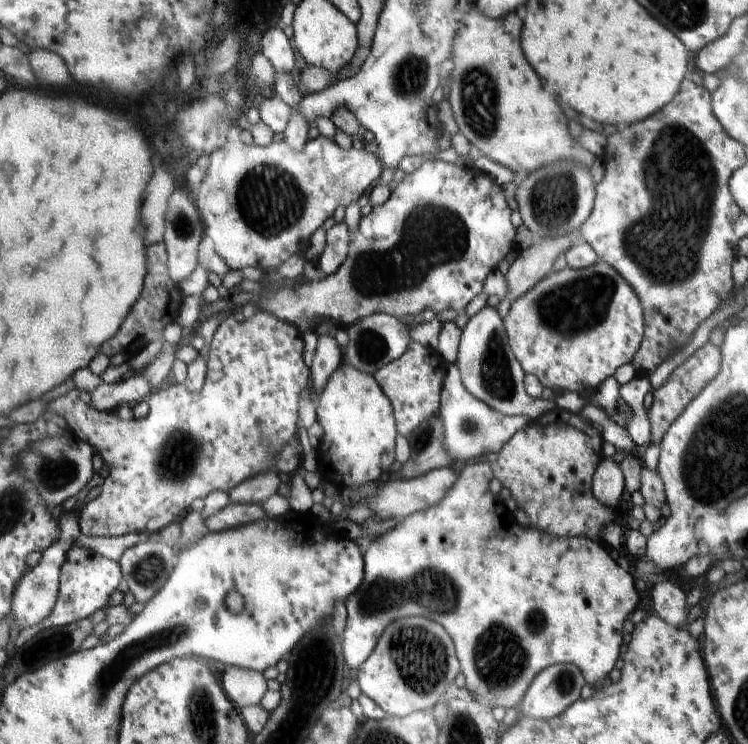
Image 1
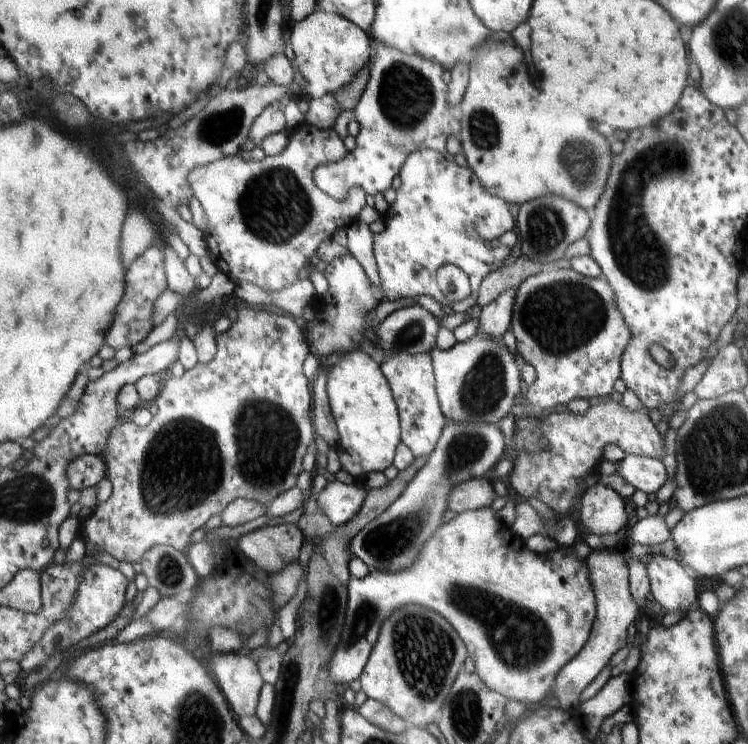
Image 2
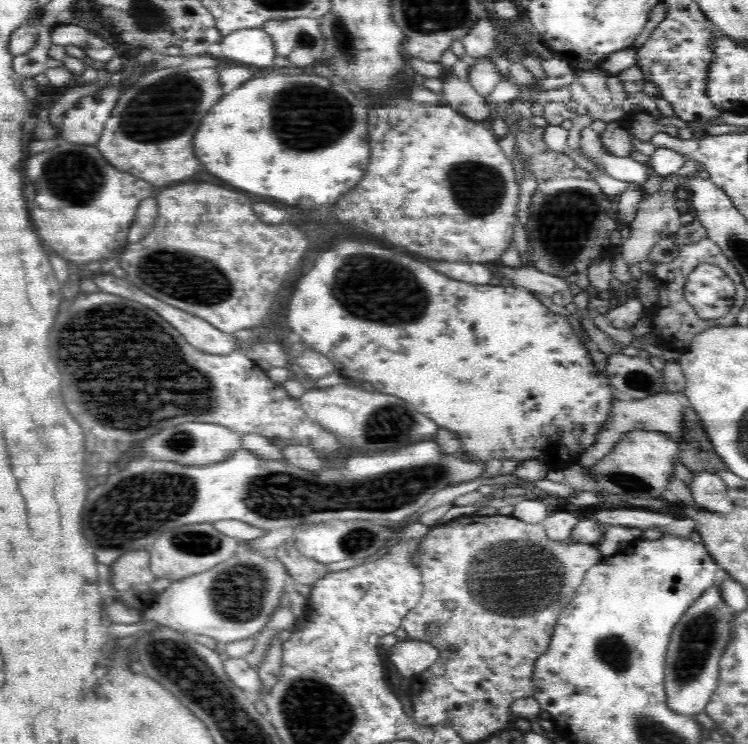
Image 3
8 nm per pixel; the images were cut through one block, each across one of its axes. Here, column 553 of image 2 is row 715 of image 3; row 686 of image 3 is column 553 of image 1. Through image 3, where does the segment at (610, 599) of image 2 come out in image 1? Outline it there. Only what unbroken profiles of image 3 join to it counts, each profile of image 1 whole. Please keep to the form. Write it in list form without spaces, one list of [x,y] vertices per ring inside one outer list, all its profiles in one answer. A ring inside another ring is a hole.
[[[558,663],[546,667],[533,680],[518,706],[518,713],[538,719],[560,715],[580,699],[585,683],[585,677],[577,665]]]

